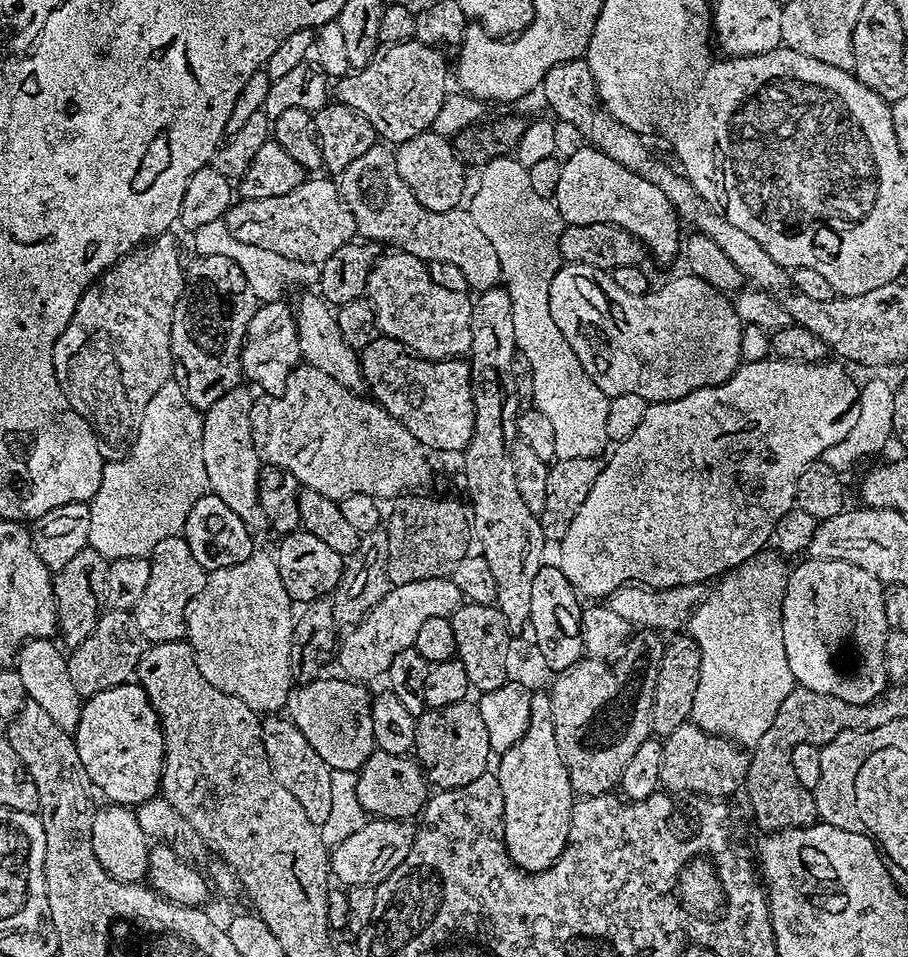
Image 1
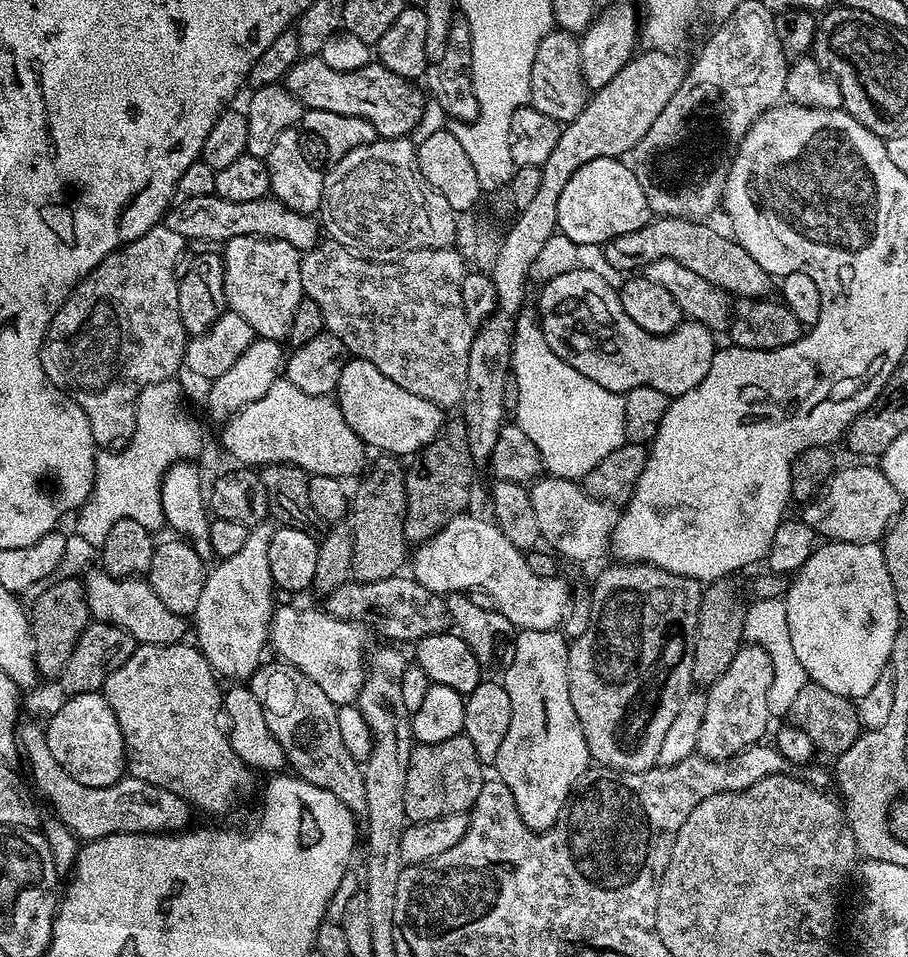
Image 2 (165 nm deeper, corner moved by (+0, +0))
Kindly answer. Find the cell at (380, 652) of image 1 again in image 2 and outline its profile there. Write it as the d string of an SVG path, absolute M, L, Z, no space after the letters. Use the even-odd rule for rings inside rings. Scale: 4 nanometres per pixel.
M288 604L285 608L277 607L272 613L272 622L268 626L268 638L270 641L271 651L276 651L283 663L294 666L314 682L338 706L348 706L348 704L359 697L364 678L366 675L366 655L364 656L364 632L361 625L351 620L339 620L328 615L327 611L320 610L315 612L312 608L295 608L294 605Z

